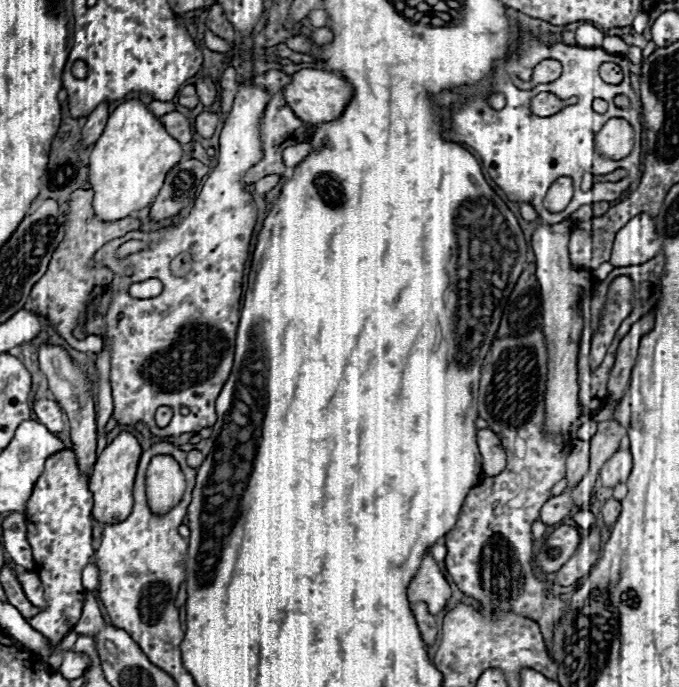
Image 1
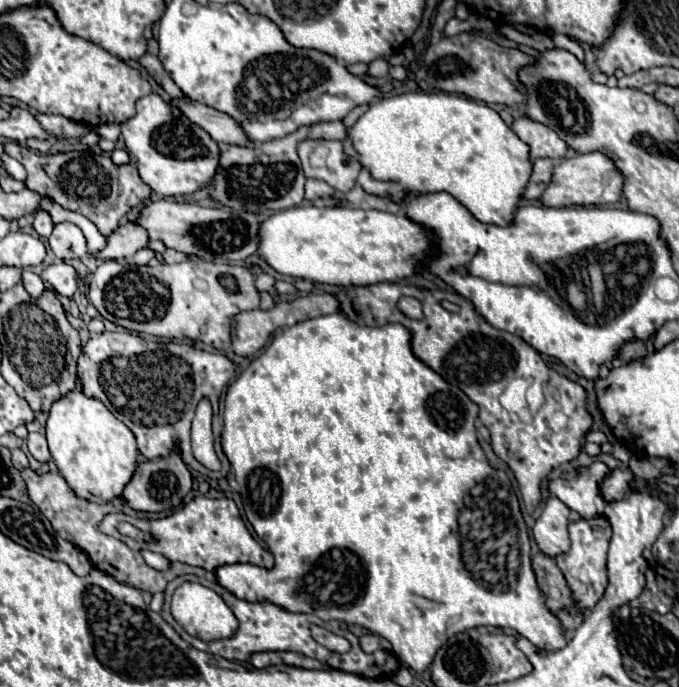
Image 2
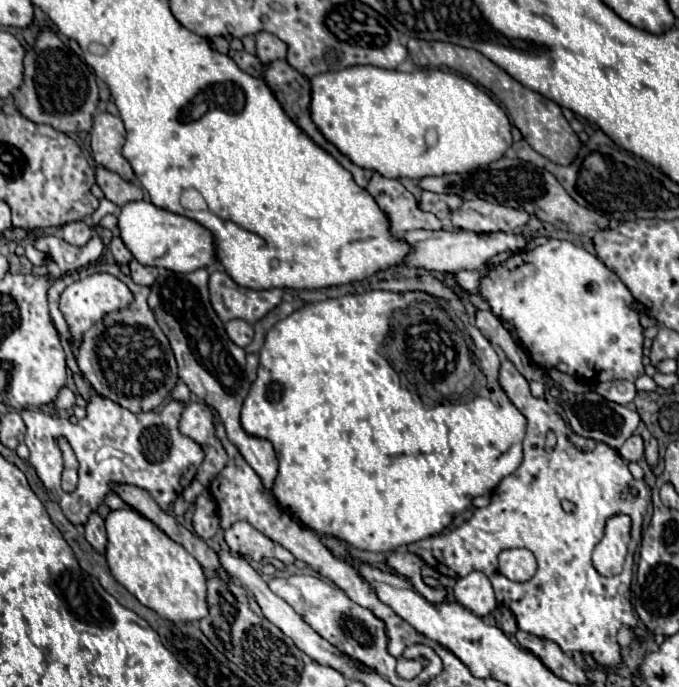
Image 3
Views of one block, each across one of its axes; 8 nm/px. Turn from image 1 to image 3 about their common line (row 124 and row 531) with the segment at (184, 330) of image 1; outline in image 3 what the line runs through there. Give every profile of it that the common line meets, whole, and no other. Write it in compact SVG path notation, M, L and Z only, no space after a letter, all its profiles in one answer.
M234 522L228 530L224 530L224 540L232 552L244 556L246 560L258 562L268 556L268 558L278 558L288 568L296 562L292 552L288 552L280 544L272 542L268 536L258 532L248 522Z

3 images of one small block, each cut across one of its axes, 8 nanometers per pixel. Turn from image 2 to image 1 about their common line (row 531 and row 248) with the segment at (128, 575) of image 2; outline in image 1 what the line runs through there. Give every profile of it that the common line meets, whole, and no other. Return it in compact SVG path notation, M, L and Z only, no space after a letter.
M76 190L70 194L64 240L52 252L52 260L50 260L46 274L32 286L32 292L24 304L24 310L44 316L62 338L68 338L72 334L72 330L86 318L86 306L90 302L90 292L96 290L98 286L110 284L114 278L114 274L108 268L96 270L96 268L88 266L88 260L106 242L140 228L140 222L132 216L128 220L116 220L116 224L100 224L100 220L96 220L96 214L94 214L90 202L92 202L90 190Z

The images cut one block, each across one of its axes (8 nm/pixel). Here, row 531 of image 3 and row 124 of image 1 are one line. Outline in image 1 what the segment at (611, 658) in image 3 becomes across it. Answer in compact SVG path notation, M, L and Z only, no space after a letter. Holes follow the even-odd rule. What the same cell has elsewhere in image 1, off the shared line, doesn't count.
M528 30L522 32L518 50L522 50L522 52L504 60L504 64L500 64L494 72L494 74L498 74L498 82L494 84L492 90L502 92L506 96L506 106L502 110L492 110L486 104L486 94L482 94L480 98L472 98L464 104L462 102L456 108L456 112L455 109L451 110L453 112L448 118L446 117L442 130L444 138L450 142L466 144L466 146L474 148L478 152L478 156L482 158L484 168L490 170L492 180L498 184L500 190L504 190L508 200L532 204L532 208L540 216L540 222L544 222L544 224L558 224L562 220L568 220L580 206L594 204L594 202L612 202L612 200L620 198L620 194L624 190L628 190L632 184L630 176L620 182L596 182L592 186L592 190L588 190L588 192L580 192L580 180L582 180L584 172L590 172L592 176L604 176L618 168L630 170L640 164L638 152L632 154L630 158L622 158L616 162L616 160L610 160L610 158L598 154L596 144L594 144L594 138L600 132L602 124L606 124L612 116L620 116L620 118L628 120L636 132L642 130L638 104L632 104L630 110L622 110L622 108L614 106L614 96L618 96L618 94L632 96L634 94L630 88L630 72L628 72L630 60L624 58L622 54L608 54L602 48L580 48L580 46L572 48L568 44L544 46ZM548 58L558 60L562 64L562 76L548 84L532 84L530 80L532 80L534 66ZM602 62L616 62L624 72L624 80L620 84L606 84L598 74L598 68ZM540 92L552 92L562 100L576 98L576 102L570 106L564 106L554 116L542 118L542 116L536 116L530 112L530 100L532 100L532 96L536 96ZM594 98L602 98L610 104L606 114L596 114L592 110ZM560 176L572 178L574 196L572 196L572 202L566 206L566 210L552 214L542 206L542 200L544 200L550 184Z

